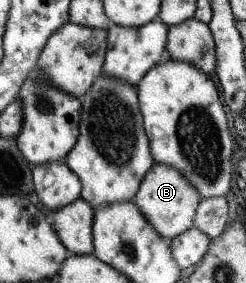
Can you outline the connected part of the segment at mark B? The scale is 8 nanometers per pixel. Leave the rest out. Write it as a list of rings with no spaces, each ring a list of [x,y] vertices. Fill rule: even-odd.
[[[154,164],[144,178],[143,184],[140,185],[134,201],[140,206],[140,210],[144,212],[149,222],[156,227],[156,230],[171,240],[193,226],[202,195],[193,186],[193,182],[189,182],[189,178],[185,178],[175,166]]]

